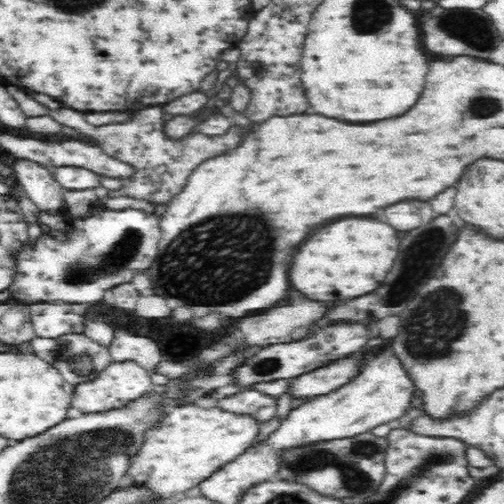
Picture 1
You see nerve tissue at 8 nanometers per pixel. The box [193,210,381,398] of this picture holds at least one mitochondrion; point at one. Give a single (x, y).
(269, 365)

